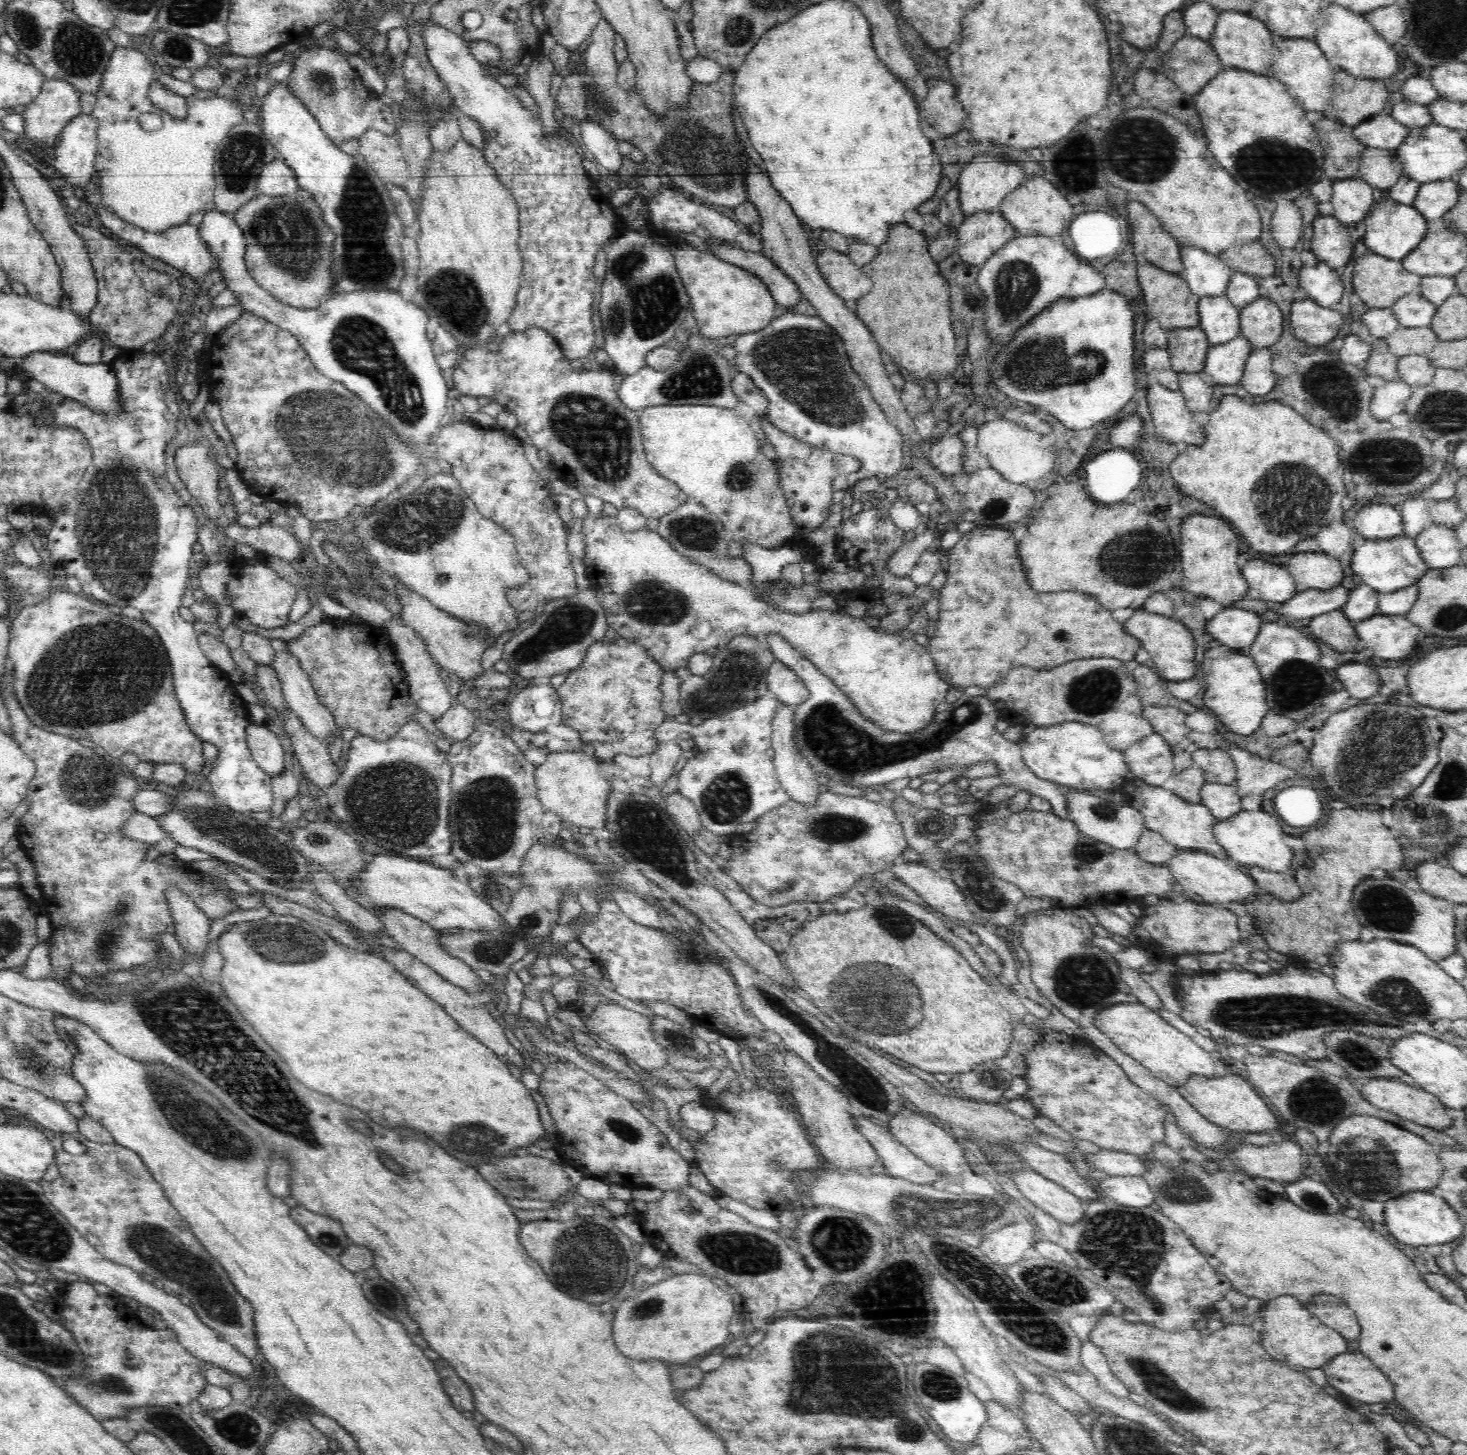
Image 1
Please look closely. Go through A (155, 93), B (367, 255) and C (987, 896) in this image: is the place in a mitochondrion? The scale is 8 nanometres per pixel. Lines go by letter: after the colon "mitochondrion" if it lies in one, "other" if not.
A: other
B: mitochondrion
C: mitochondrion

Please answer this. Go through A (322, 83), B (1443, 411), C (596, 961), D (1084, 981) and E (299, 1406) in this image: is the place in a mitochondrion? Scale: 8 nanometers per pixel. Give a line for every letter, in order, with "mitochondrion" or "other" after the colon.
A: mitochondrion
B: mitochondrion
C: other
D: mitochondrion
E: other

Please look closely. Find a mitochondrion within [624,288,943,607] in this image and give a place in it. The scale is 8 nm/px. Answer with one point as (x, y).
(804, 364)

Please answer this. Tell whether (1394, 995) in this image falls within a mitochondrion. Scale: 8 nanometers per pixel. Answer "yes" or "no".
yes

